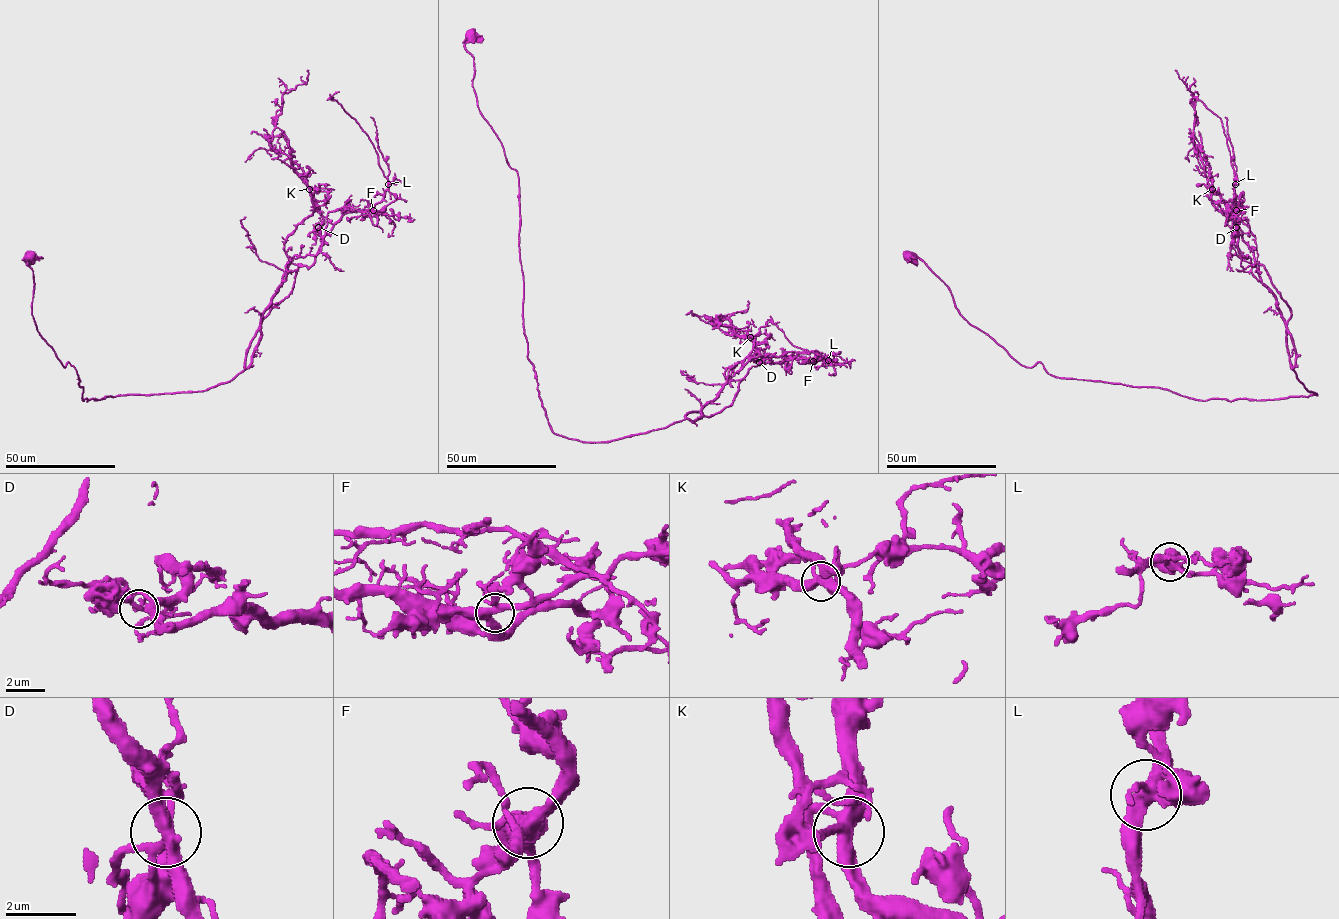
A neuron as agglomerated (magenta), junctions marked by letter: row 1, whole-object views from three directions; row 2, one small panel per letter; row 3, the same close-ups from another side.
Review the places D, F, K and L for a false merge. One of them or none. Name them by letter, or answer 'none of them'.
none of them

